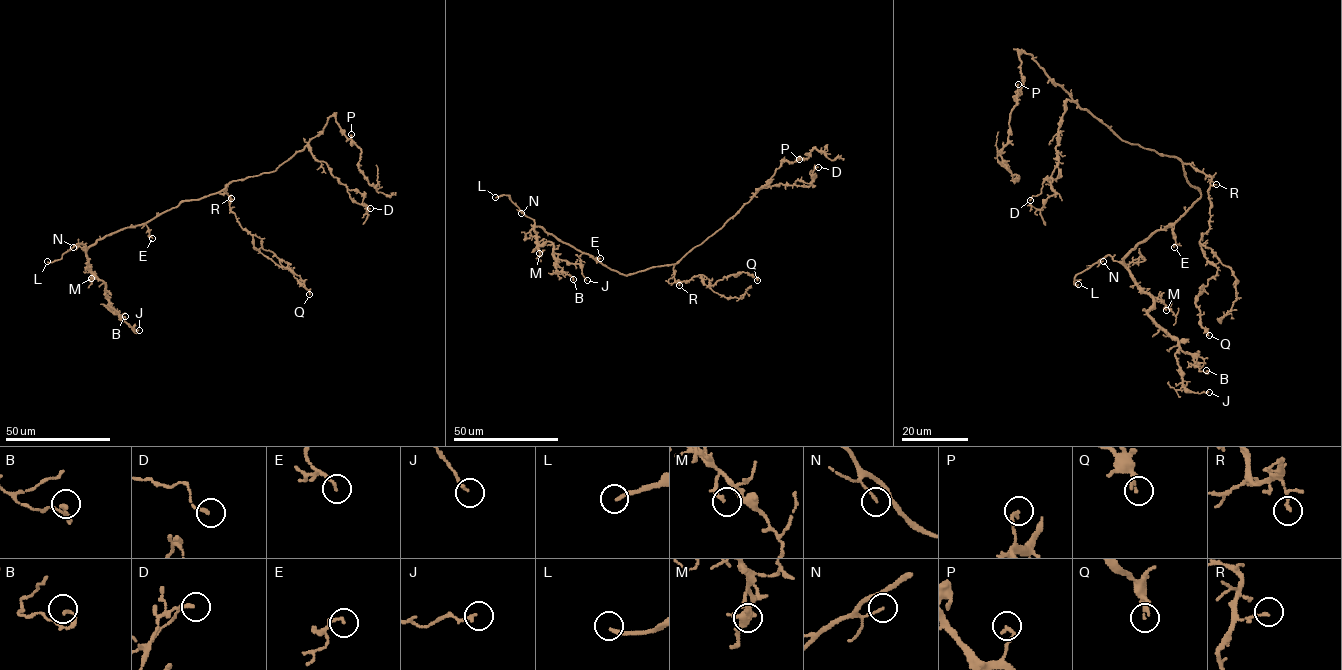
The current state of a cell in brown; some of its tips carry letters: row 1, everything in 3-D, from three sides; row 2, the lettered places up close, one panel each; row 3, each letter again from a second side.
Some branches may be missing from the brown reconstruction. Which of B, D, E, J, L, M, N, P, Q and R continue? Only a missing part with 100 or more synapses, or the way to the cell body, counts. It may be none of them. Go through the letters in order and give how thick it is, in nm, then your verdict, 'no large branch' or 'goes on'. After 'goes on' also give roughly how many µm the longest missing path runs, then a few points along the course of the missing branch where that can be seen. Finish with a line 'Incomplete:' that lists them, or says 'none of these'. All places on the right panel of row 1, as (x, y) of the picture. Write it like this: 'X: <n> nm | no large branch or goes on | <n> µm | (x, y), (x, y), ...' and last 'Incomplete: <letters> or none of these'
B: 140 nm | no large branch
D: 150 nm | no large branch
E: 140 nm | no large branch
J: 150 nm | no large branch
L: 190 nm | goes on | 40 µm
M: 170 nm | no large branch
N: 110 nm | no large branch
P: 170 nm | no large branch
Q: 180 nm | no large branch
R: 100 nm | no large branch
Incomplete: L

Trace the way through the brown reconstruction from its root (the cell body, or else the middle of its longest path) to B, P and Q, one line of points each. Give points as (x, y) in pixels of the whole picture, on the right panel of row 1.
B: (1184, 171), (1200, 196), (1123, 263), (1152, 298), (1147, 314), (1199, 371), (1206, 370)
P: (1184, 171), (1178, 158), (1122, 141), (1024, 52), (1019, 56), (1022, 82), (1019, 89), (1018, 84)
Q: (1184, 171), (1188, 163), (1211, 178), (1209, 228), (1199, 243), (1217, 272), (1195, 301), (1209, 335)

